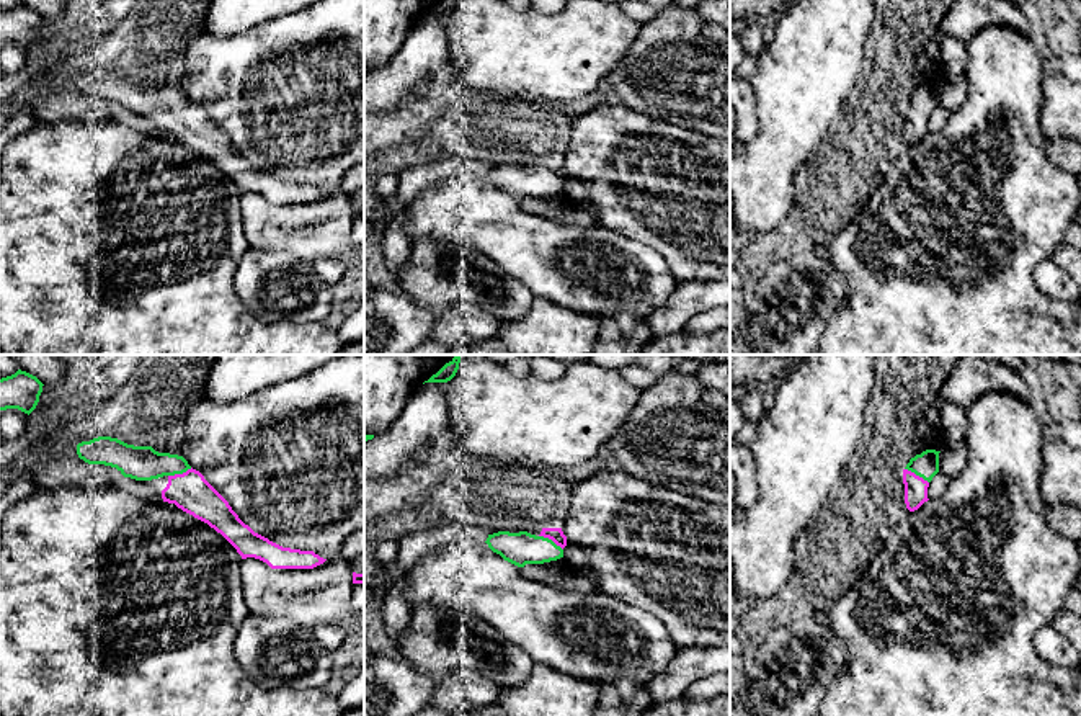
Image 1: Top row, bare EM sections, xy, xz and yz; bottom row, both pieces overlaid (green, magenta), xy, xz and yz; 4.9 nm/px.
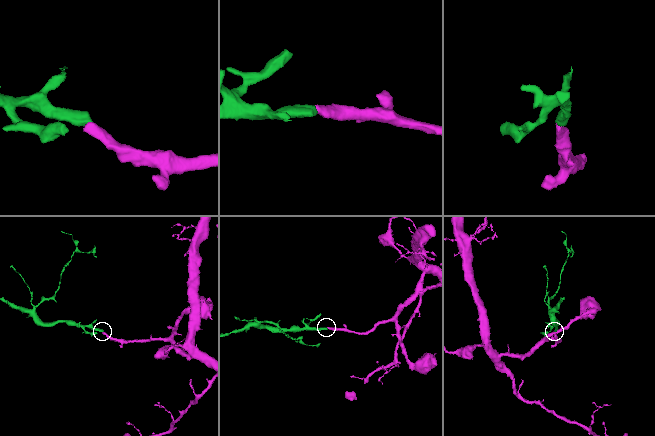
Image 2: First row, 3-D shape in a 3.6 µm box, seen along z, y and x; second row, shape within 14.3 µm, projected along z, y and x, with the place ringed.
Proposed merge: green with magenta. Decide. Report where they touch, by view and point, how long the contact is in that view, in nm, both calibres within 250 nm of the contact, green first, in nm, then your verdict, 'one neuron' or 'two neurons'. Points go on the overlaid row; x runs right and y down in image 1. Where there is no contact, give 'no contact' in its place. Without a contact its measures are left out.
xz (551, 540) | 140 nm | 160/70 nm | one neuron

